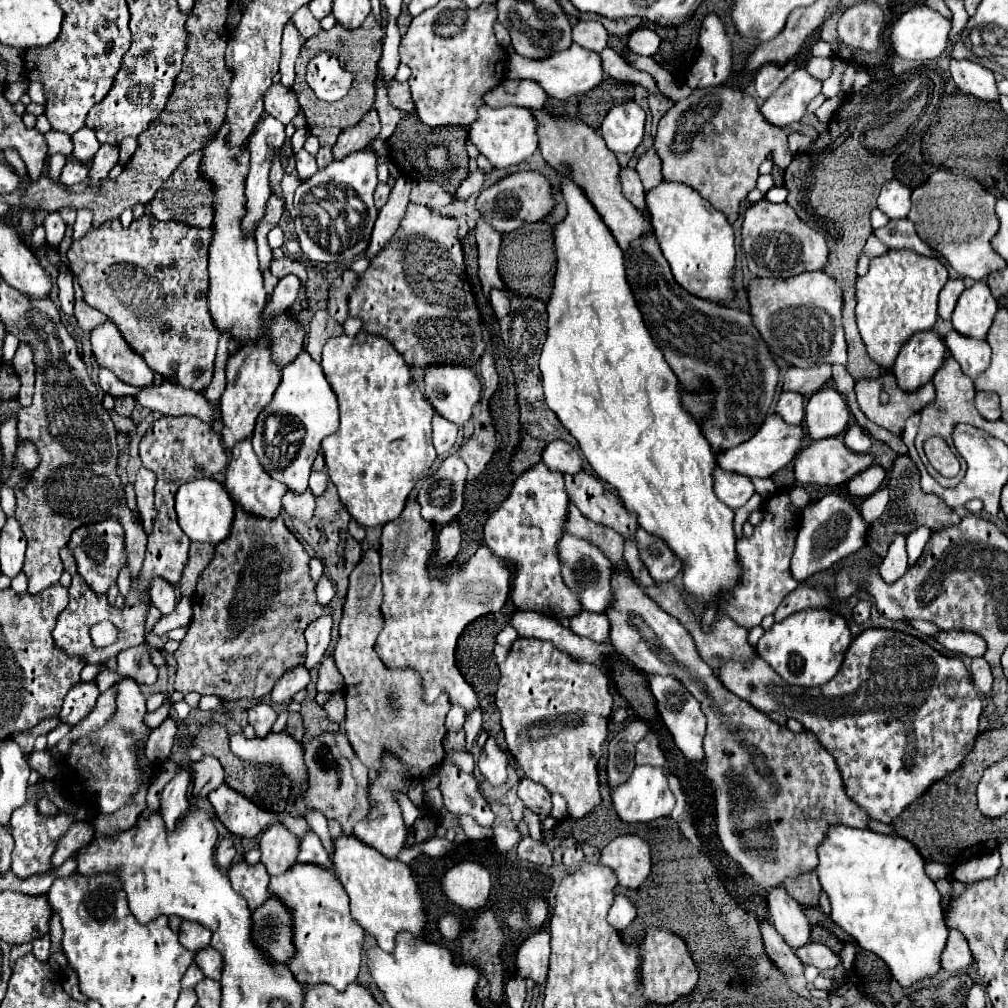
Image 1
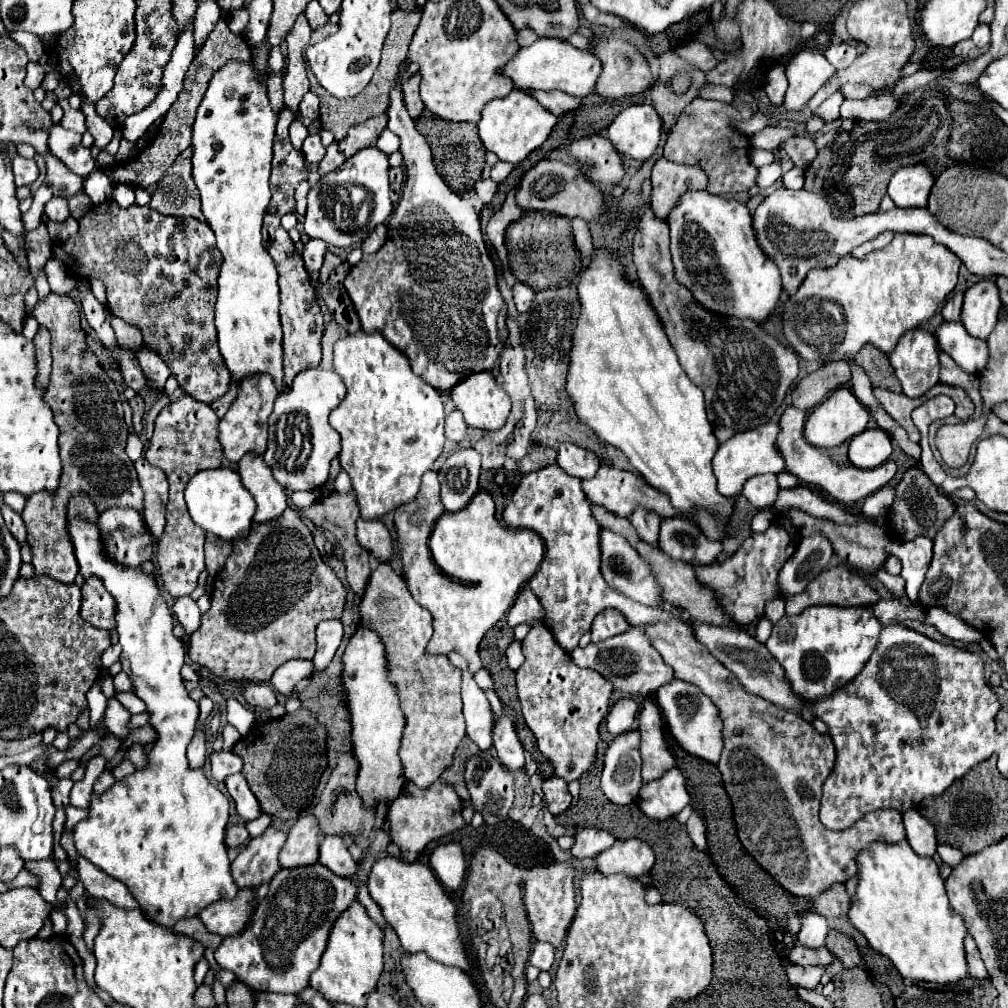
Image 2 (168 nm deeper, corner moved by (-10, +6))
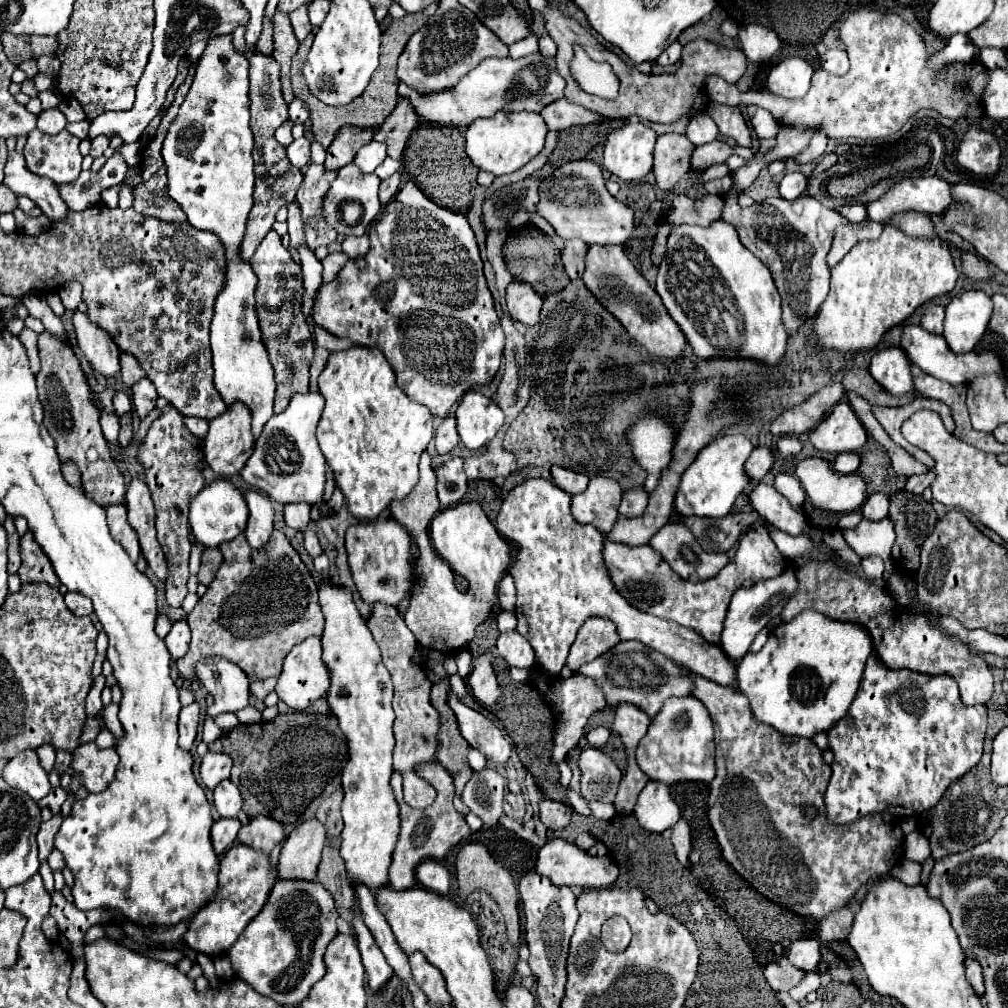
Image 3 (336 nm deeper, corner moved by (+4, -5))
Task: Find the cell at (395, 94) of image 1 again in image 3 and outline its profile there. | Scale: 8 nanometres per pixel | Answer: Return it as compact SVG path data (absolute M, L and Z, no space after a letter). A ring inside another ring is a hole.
M400 98L392 114L386 118L386 122L374 130L374 140L384 142L388 146L388 156L398 160L402 156L410 132L416 126L418 126L418 114L414 112L414 106L410 104L410 100Z

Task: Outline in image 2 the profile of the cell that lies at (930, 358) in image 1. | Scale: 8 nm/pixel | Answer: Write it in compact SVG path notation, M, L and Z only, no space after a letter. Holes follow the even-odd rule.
M912 329L904 333L888 355L904 395L920 397L938 383L938 343L934 335Z

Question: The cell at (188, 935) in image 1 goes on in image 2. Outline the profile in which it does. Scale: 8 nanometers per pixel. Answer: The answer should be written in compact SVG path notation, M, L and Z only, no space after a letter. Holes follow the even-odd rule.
M252 887L252 891L240 889L236 899L222 899L222 901L212 903L212 907L206 907L200 913L200 919L210 933L216 933L222 937L238 935L250 923L254 899L256 899L254 887Z

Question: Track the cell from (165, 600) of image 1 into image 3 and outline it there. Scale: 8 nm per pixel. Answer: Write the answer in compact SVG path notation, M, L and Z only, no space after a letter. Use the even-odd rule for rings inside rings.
M176 620L172 624L172 630L168 632L168 636L164 638L170 654L172 654L172 660L176 660L178 656L182 658L186 652L188 652L188 646L190 646L190 626L186 620Z

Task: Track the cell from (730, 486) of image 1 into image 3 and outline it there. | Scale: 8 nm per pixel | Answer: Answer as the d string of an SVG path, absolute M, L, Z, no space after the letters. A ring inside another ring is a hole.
M760 482L750 494L748 494L750 506L754 512L758 512L762 518L774 522L774 526L782 532L788 532L792 536L802 534L802 526L806 526L806 518L802 512L792 510L792 506L786 502L782 494L778 494L772 486Z

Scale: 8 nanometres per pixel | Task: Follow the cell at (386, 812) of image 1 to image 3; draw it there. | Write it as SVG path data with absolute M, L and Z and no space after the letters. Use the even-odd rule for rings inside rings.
M276 880L260 914L246 926L238 942L226 950L234 974L256 992L282 1006L300 1004L310 986L324 974L324 950L336 934L338 910L332 894L316 880Z

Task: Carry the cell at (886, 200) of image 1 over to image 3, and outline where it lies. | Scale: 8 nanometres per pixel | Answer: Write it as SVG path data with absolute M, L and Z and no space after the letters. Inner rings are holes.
M916 176L902 178L896 184L892 184L884 196L868 202L866 210L872 220L878 218L880 222L906 210L942 214L942 210L946 210L950 202L950 184L946 180L940 180L936 176Z

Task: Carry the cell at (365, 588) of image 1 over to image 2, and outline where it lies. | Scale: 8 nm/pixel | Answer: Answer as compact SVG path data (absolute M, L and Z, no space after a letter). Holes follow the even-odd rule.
M380 563L372 571L360 603L360 619L382 637L392 667L390 677L398 685L400 705L406 713L404 739L400 745L406 777L420 789L428 789L452 765L460 739L466 735L461 671L450 665L446 657L428 655L426 645L432 637L432 615L412 599L404 579L398 577L388 563Z

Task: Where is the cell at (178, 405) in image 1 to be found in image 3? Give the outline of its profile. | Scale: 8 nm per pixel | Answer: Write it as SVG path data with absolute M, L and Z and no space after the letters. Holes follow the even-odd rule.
M80 312L74 314L74 328L78 346L84 352L90 366L106 378L114 378L116 374L120 374L120 362L118 362L120 350L112 342L112 338L104 330L88 322L86 314Z

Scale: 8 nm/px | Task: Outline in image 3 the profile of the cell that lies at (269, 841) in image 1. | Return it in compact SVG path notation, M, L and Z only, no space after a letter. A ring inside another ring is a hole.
M318 820L296 826L278 854L278 876L292 880L314 880L324 846L326 828Z

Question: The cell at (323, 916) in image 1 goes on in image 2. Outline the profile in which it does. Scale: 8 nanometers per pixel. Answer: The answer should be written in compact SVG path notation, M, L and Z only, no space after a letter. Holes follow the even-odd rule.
M354 901L334 923L328 947L322 955L320 967L310 977L310 987L324 995L330 1003L350 1003L354 1007L364 1007L368 995L376 989L378 977L382 973L382 939L384 933L368 917L366 909Z

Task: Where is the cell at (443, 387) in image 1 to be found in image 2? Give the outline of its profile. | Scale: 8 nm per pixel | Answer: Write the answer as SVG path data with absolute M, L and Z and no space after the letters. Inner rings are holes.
M490 371L466 377L452 389L454 405L474 429L496 431L504 427L510 413L510 397L498 387Z

